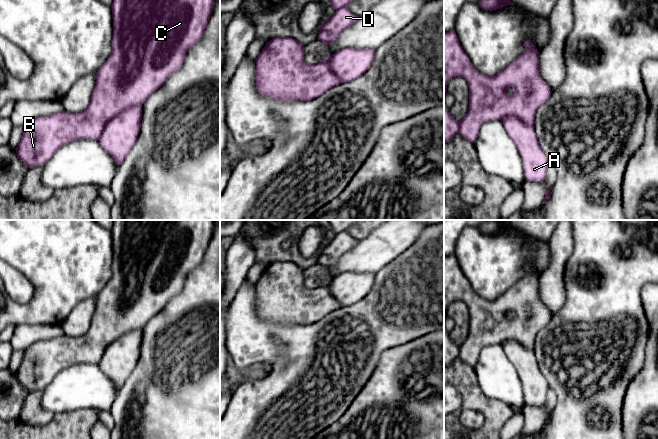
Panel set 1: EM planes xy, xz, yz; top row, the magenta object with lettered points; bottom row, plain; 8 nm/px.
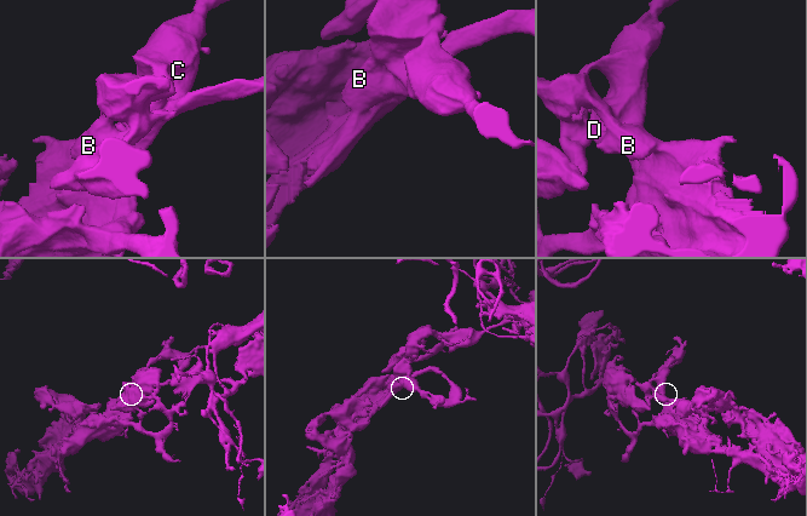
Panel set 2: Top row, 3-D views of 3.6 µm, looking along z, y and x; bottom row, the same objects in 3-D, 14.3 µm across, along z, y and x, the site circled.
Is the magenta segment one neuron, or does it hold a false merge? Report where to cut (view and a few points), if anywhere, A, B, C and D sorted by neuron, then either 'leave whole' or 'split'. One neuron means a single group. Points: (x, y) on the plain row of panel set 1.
no cut; A B C D; leave whole

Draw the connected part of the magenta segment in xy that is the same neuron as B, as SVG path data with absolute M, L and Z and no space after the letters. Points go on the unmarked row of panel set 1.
M114 220L113 227L111 229L113 241L112 277L106 286L97 294L95 311L88 331L80 337L70 337L63 334L56 338L38 341L29 346L24 351L23 360L15 372L19 383L29 393L36 390L42 390L45 386L52 382L61 370L73 365L87 363L98 364L100 369L113 381L115 387L121 389L126 379L137 365L141 352L142 328L150 319L158 314L172 298L176 297L181 292L187 275L201 264L214 234L214 229L215 220Z

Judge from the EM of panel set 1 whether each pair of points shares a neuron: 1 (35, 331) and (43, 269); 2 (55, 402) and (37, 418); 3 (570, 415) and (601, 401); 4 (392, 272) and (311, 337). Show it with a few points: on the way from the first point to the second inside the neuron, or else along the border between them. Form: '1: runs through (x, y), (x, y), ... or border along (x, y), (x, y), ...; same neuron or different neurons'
1: border along (60, 324), (18, 324), (13, 326); different neurons
2: border along (41, 390), (41, 406), (53, 414); different neurons
3: runs through (578, 415), (582, 415), (593, 405); same neuron
4: runs through (379, 294), (351, 322), (333, 325); same neuron

